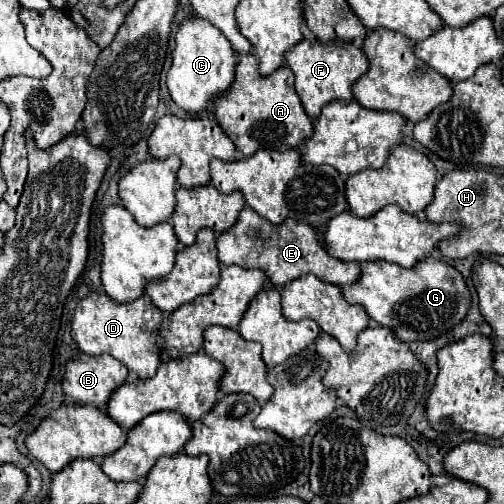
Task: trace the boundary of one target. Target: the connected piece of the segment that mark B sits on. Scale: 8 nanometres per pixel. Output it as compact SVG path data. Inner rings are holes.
M109 354L103 356L75 356L67 362L63 376L63 390L69 402L107 406L111 394L127 380L129 370Z

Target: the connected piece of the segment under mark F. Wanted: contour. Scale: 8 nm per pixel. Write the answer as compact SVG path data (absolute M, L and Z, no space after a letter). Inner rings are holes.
M311 36L305 38L305 42L299 42L287 52L287 66L295 72L295 90L299 92L299 98L305 106L305 112L311 118L317 118L325 104L333 100L351 102L353 100L353 84L367 74L369 60L361 46L353 42L331 42L321 44L319 40L311 42Z

